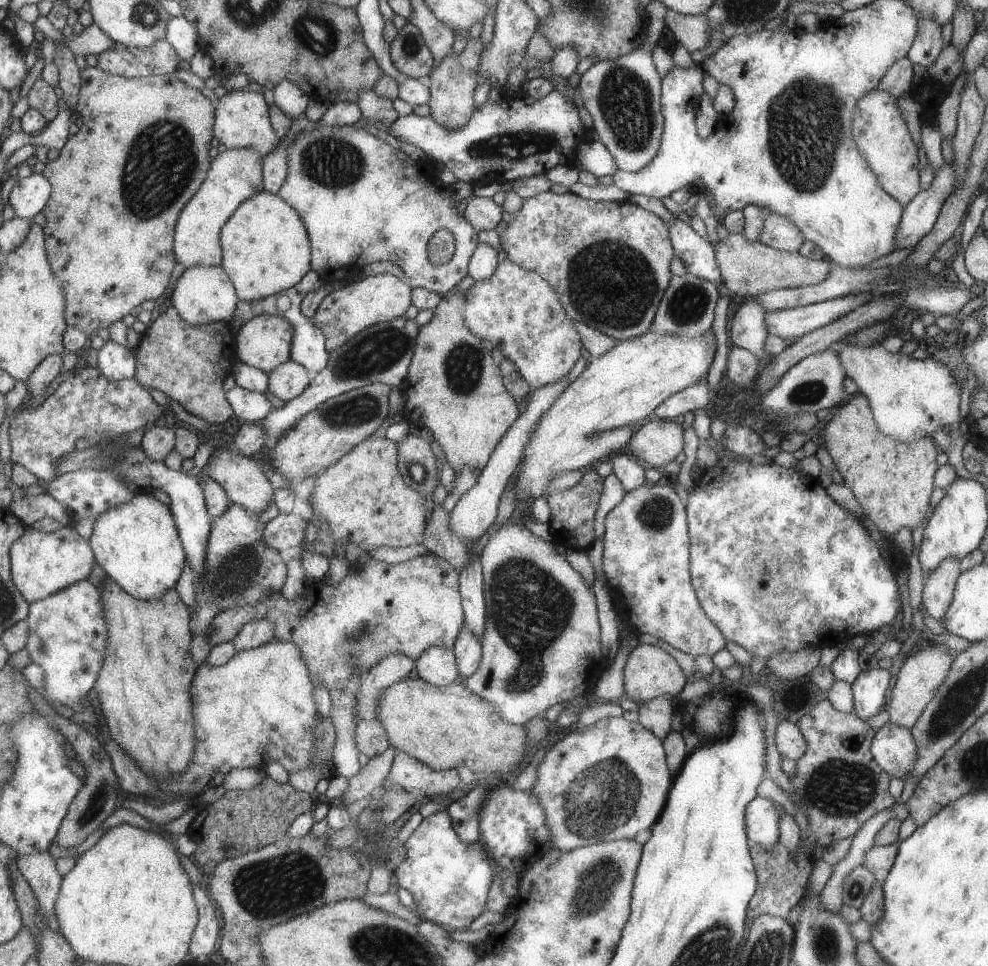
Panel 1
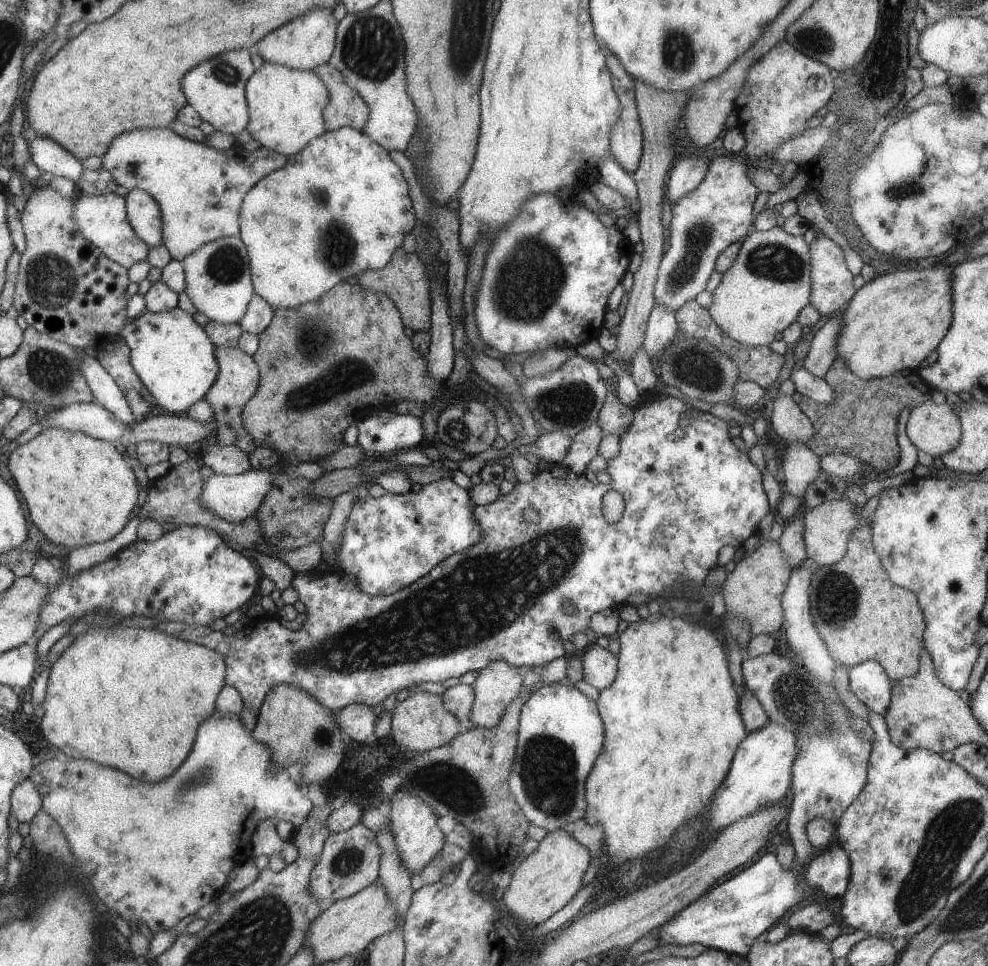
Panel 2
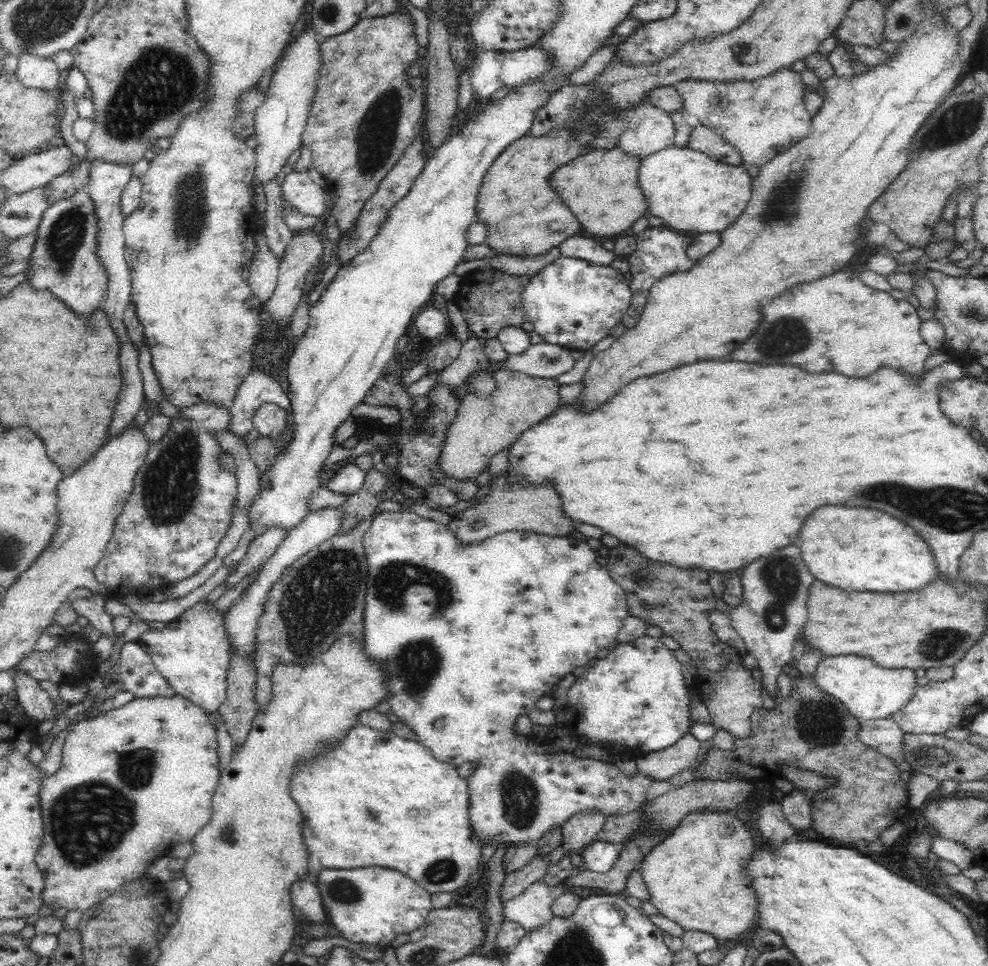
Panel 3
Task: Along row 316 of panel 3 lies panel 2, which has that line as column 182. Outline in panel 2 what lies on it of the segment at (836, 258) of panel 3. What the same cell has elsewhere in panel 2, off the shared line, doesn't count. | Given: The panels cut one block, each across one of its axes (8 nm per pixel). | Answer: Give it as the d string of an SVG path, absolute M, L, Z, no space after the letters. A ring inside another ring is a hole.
M91 625L86 633L78 633L60 658L50 667L50 673L46 685L46 693L43 700L45 710L40 724L45 738L56 748L61 748L65 754L73 758L85 758L85 760L95 760L105 766L119 768L123 772L129 772L129 776L137 776L137 780L145 782L157 782L165 776L169 776L187 756L189 746L193 744L195 730L205 719L209 718L215 710L216 696L224 688L223 686L223 659L221 654L213 649L196 645L195 643L179 640L173 635L158 631L157 629L143 627L103 627L96 628Z

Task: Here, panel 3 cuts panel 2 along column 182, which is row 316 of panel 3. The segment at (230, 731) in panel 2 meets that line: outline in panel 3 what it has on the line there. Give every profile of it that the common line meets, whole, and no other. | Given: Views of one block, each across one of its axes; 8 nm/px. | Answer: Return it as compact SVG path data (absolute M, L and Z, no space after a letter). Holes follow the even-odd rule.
M844 267L828 278L790 288L766 304L764 322L760 322L760 326L750 334L746 346L742 344L730 354L730 360L744 362L746 358L750 362L760 362L762 366L772 366L772 362L790 362L810 374L838 372L850 378L864 378L880 370L880 366L896 366L908 375L922 375L925 372L924 360L930 356L931 349L920 336L920 324L918 310L906 299L896 300L889 292L871 289L860 281L858 274Z

